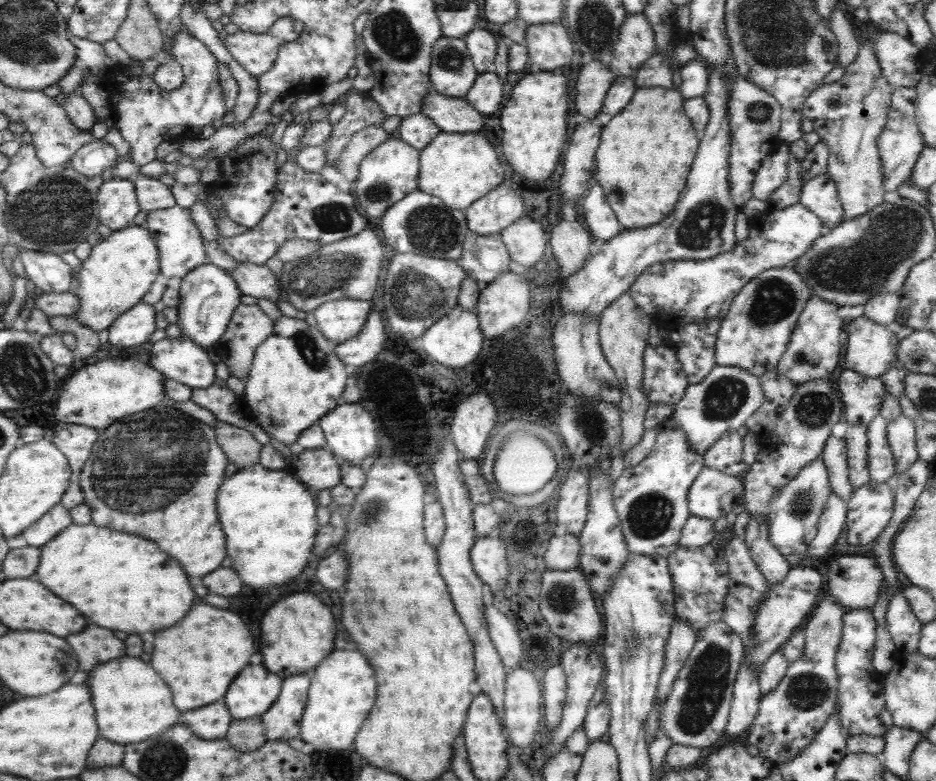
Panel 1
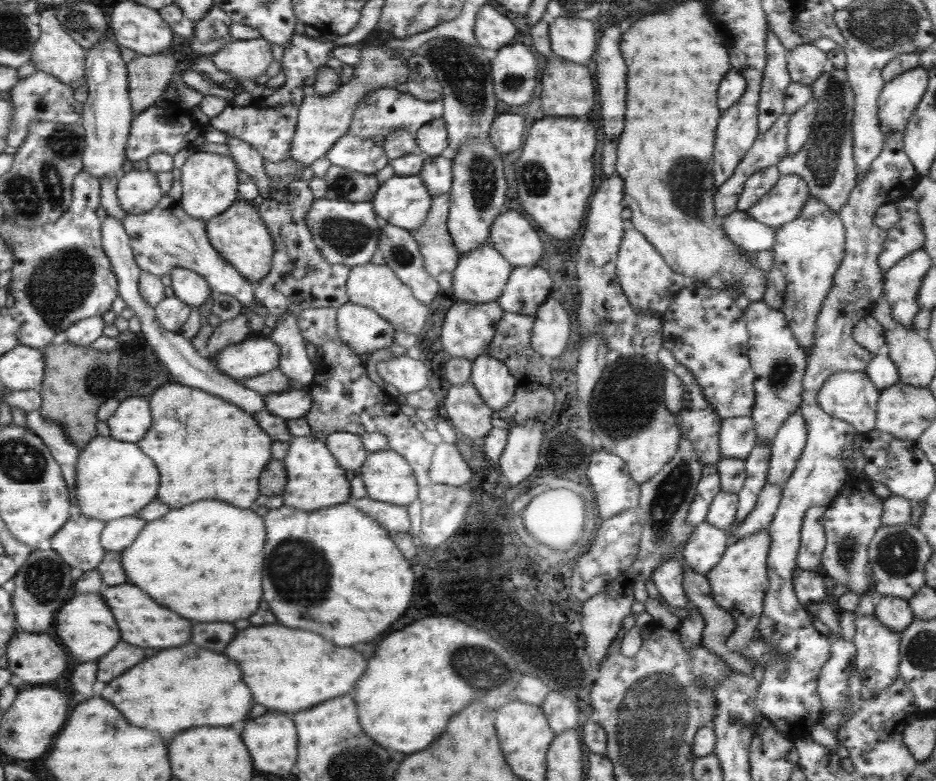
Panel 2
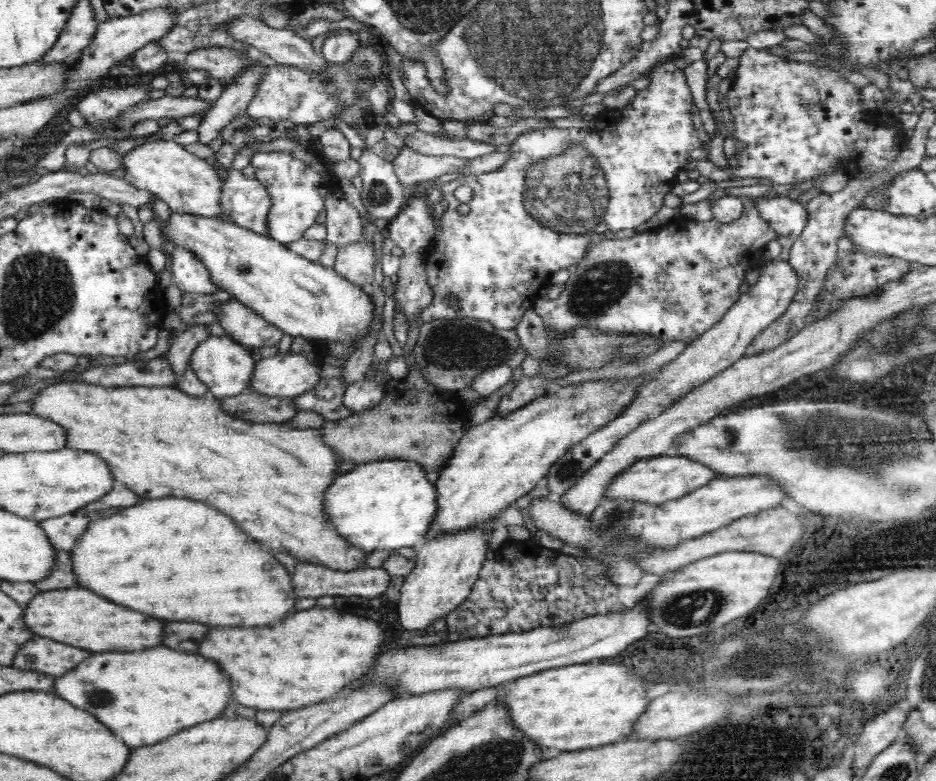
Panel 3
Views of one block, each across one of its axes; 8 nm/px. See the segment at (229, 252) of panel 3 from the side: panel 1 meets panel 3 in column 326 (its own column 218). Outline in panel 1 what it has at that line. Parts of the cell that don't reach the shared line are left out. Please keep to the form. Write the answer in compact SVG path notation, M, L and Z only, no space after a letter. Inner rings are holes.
M204 262L181 278L178 304L176 306L176 325L181 330L181 337L193 341L202 349L216 346L216 342L224 334L229 323L231 313L240 303L242 294L237 291L235 281L230 274L209 262Z

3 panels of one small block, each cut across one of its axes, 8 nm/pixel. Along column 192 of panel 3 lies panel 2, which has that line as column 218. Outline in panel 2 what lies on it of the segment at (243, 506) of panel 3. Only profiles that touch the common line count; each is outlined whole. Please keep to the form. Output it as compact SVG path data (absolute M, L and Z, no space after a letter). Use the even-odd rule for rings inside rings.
M175 382L159 386L147 402L151 411L151 424L136 445L153 461L159 473L156 499L171 509L205 499L219 500L237 508L249 508L260 495L257 478L271 459L272 441L257 426L253 417L236 405L221 400L221 397Z

